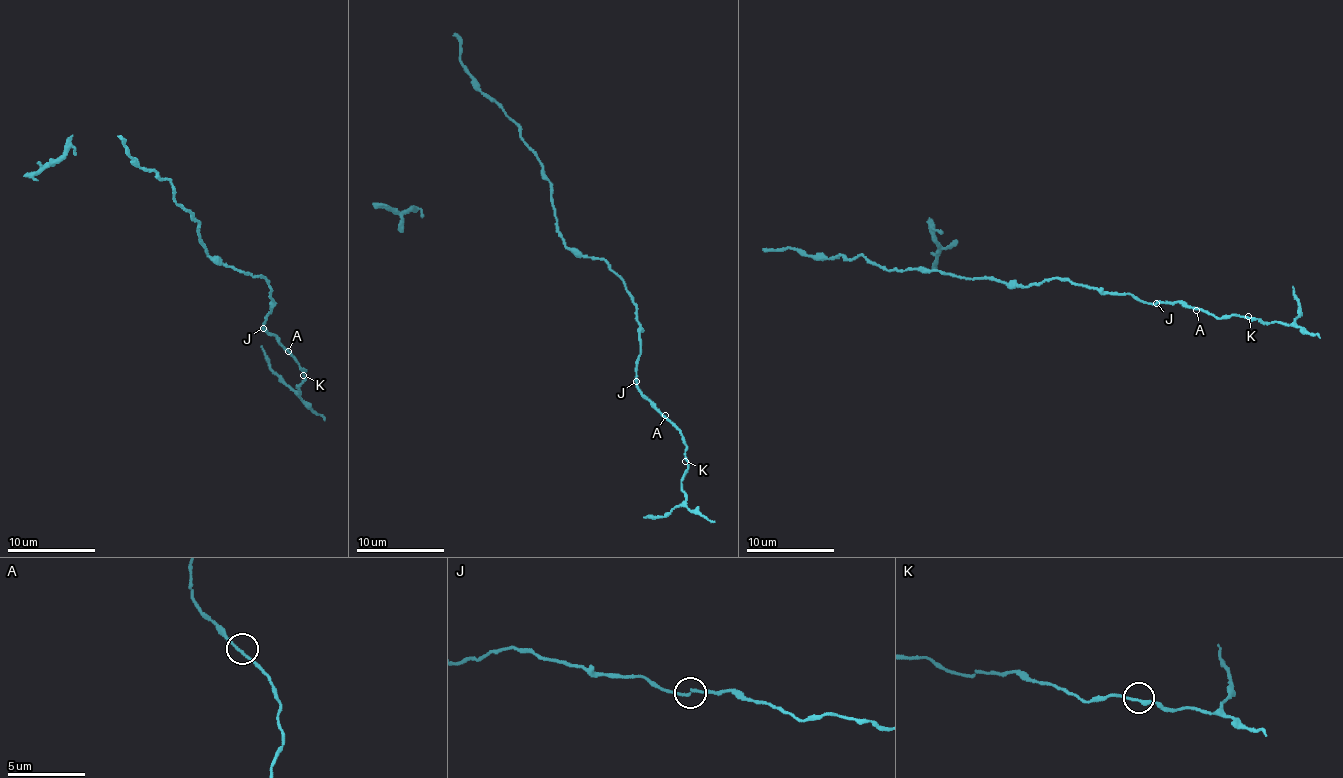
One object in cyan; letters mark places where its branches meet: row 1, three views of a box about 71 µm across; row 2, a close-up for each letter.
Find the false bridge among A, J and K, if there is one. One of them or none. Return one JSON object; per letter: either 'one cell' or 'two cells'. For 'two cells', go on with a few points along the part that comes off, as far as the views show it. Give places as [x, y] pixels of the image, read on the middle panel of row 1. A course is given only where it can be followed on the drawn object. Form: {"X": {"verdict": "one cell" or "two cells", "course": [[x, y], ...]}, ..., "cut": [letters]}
{"A": {"verdict": "one cell"}, "J": {"verdict": "one cell"}, "K": {"verdict": "one cell"}, "cut": []}

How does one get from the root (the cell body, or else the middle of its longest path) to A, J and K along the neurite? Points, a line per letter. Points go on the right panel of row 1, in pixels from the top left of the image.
A: (1018, 286), (1030, 286), (1058, 278), (1109, 293), (1131, 293), (1148, 303), (1182, 300), (1196, 310)
J: (1018, 286), (1030, 286), (1058, 278), (1109, 293), (1131, 293), (1142, 301), (1157, 303)
K: (1018, 286), (1030, 286), (1058, 278), (1109, 293), (1131, 293), (1148, 303), (1178, 300), (1217, 317), (1248, 316)

